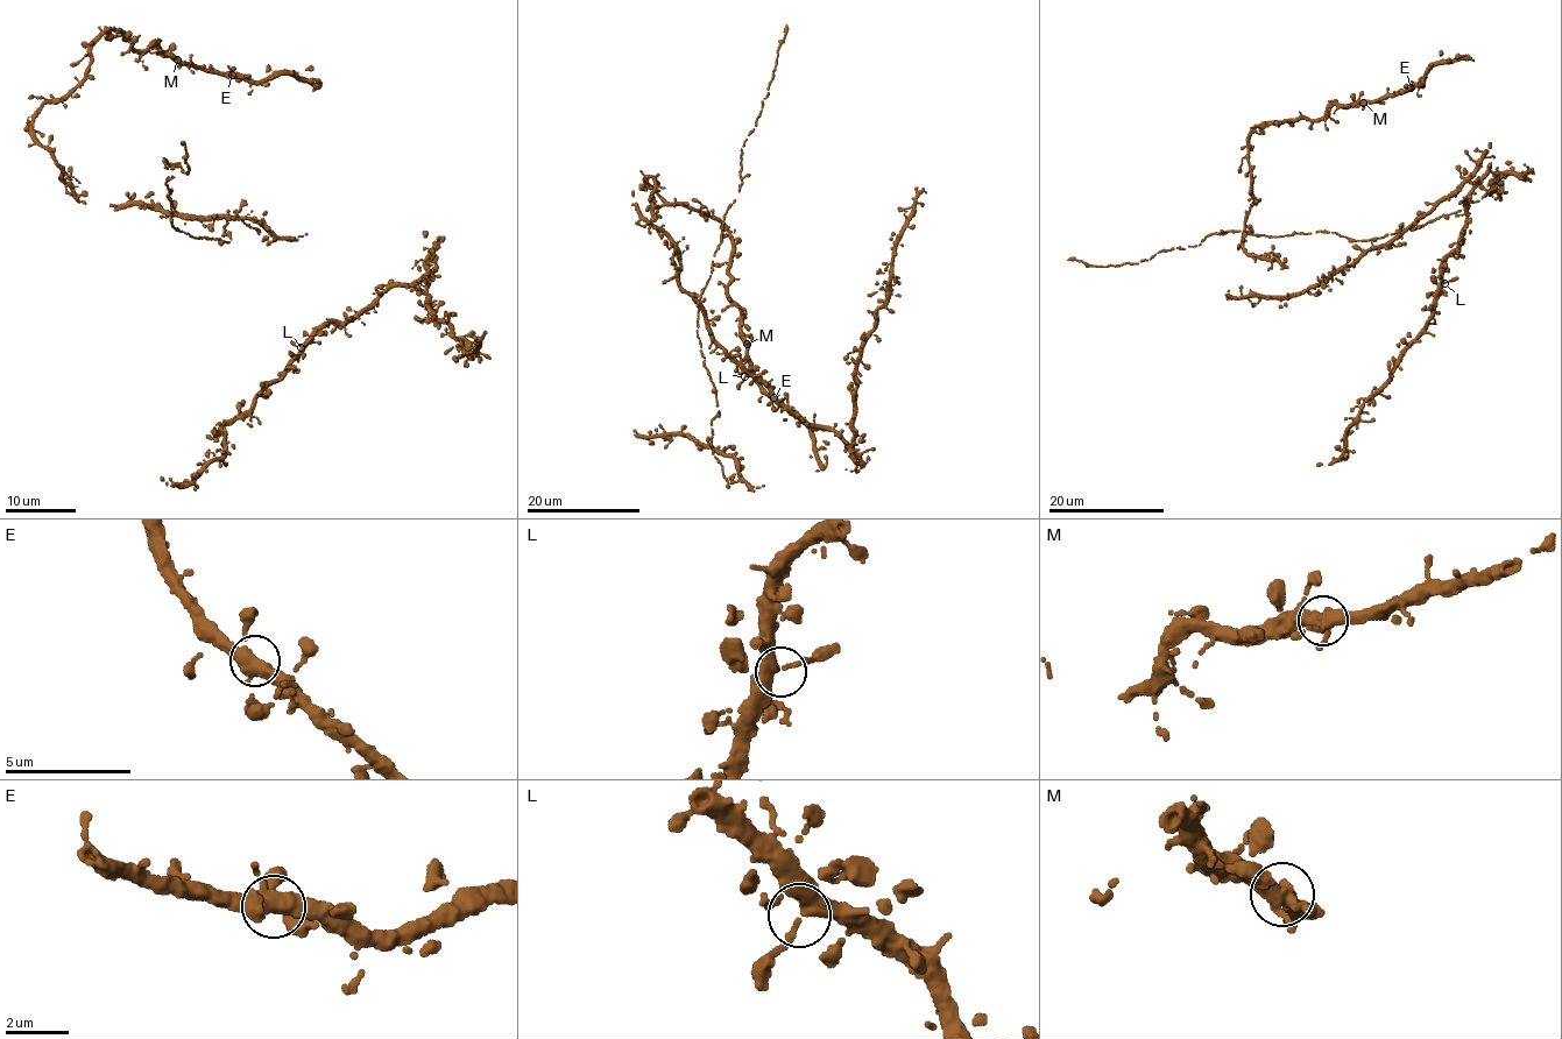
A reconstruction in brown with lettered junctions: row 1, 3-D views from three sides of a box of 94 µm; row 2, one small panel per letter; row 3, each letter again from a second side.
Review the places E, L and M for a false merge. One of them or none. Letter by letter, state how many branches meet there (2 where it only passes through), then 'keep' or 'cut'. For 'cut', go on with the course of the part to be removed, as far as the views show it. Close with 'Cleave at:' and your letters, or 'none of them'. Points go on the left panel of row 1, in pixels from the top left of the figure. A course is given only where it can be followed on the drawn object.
E: 4 | keep
L: 4 | keep
M: 4 | keep
Cleave at: none of them

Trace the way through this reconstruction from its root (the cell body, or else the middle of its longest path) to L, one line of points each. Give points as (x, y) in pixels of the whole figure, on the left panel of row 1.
L: (424, 264), (419, 269), (422, 277), (409, 285), (388, 288), (344, 322), (331, 322), (317, 330), (301, 347)

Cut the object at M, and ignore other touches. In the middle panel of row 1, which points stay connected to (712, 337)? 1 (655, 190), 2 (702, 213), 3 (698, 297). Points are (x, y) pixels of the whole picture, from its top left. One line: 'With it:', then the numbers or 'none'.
With it: 3

